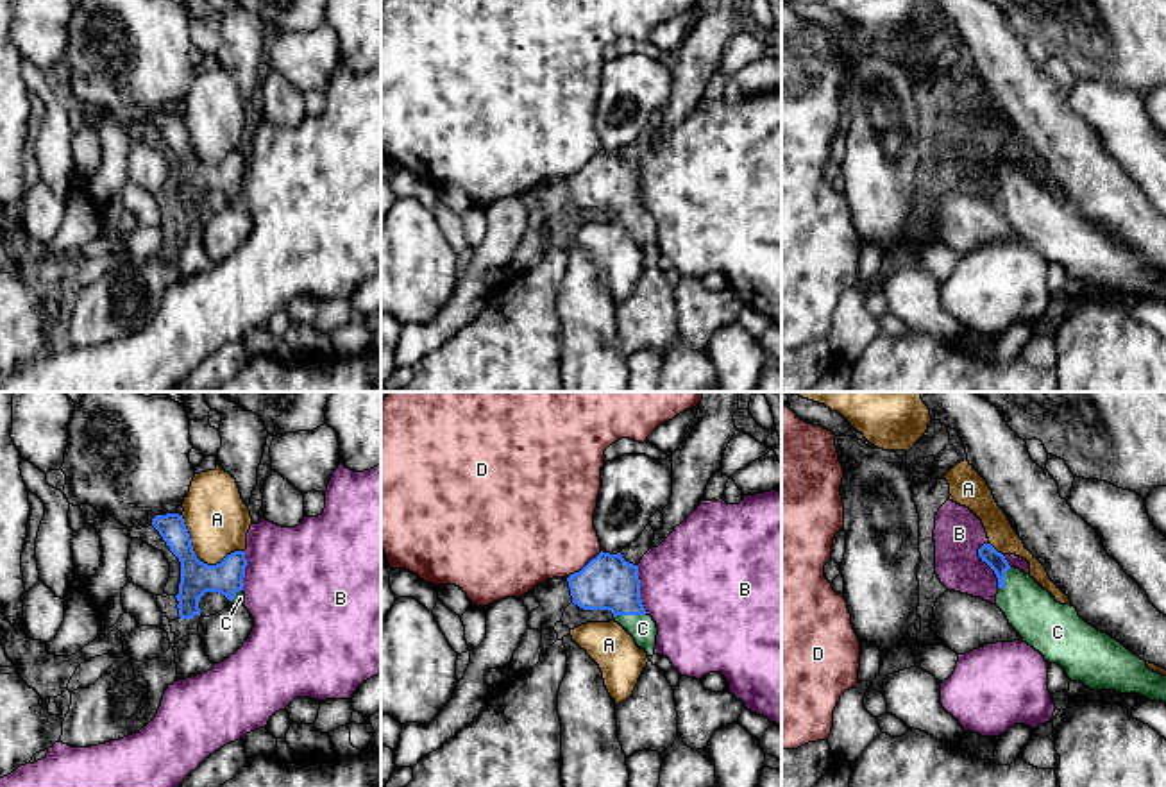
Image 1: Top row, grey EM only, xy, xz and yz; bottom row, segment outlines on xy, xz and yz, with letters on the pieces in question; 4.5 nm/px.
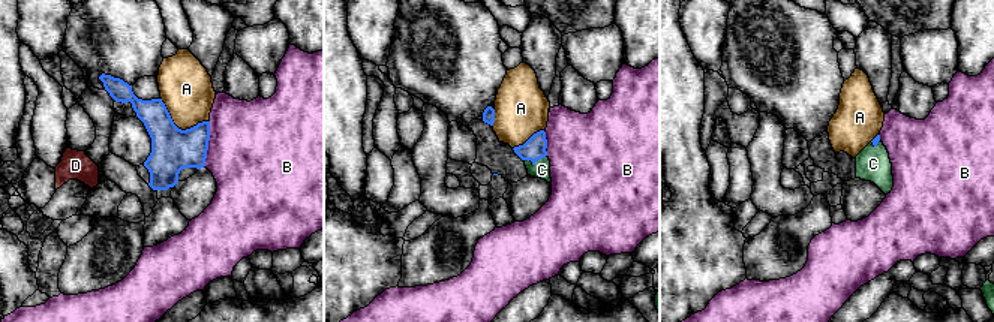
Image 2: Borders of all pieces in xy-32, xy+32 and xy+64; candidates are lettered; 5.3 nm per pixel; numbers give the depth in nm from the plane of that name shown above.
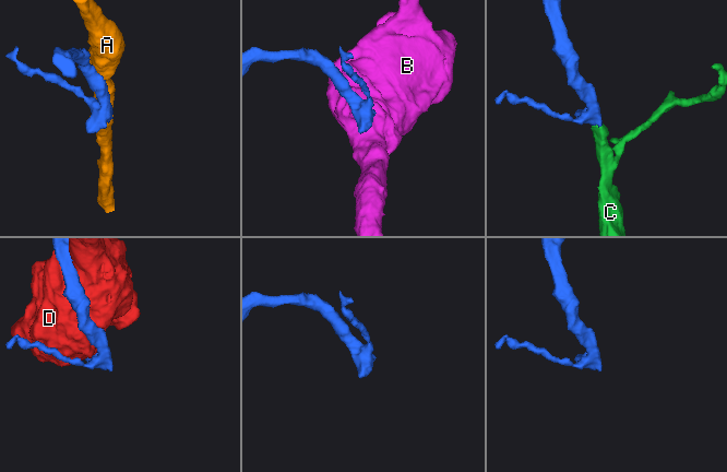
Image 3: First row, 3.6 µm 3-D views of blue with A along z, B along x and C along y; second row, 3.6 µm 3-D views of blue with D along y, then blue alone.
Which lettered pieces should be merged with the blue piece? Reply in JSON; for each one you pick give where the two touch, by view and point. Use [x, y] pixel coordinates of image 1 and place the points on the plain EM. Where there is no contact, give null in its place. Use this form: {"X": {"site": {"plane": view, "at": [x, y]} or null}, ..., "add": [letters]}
{"C": {"site": {"plane": "xz", "at": [630, 213]}}, "add": ["C"]}

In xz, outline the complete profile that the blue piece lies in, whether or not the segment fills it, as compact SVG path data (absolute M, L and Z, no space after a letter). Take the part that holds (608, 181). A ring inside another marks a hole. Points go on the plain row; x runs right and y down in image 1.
M599 152L579 172L567 177L572 202L583 209L608 209L647 256L655 254L658 227L640 199L638 165L622 157L621 152Z

